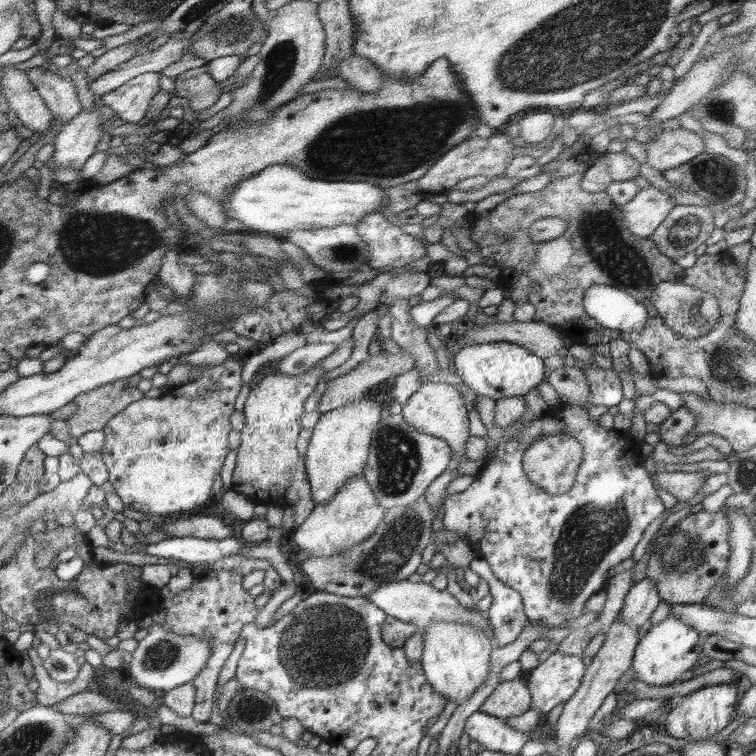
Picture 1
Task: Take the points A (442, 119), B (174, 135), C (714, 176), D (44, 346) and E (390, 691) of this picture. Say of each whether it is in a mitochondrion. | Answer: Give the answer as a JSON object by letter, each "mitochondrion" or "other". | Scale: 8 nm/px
{"A":"mitochondrion","B":"other","C":"mitochondrion","D":"other","E":"other"}

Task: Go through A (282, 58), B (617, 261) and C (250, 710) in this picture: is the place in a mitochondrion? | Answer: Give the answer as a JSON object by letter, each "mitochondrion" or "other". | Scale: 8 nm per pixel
{"A":"mitochondrion","B":"mitochondrion","C":"mitochondrion"}

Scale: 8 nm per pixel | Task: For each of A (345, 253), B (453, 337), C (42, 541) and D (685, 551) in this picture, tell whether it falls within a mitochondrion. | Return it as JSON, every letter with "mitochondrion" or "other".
{"A":"mitochondrion","B":"other","C":"other","D":"mitochondrion"}

